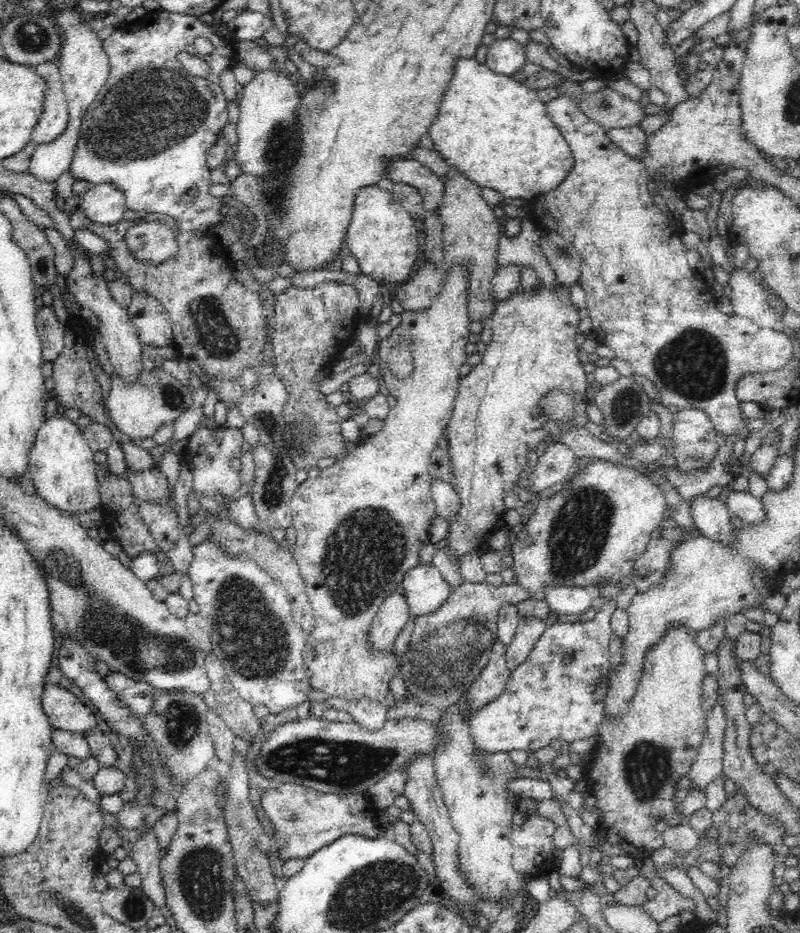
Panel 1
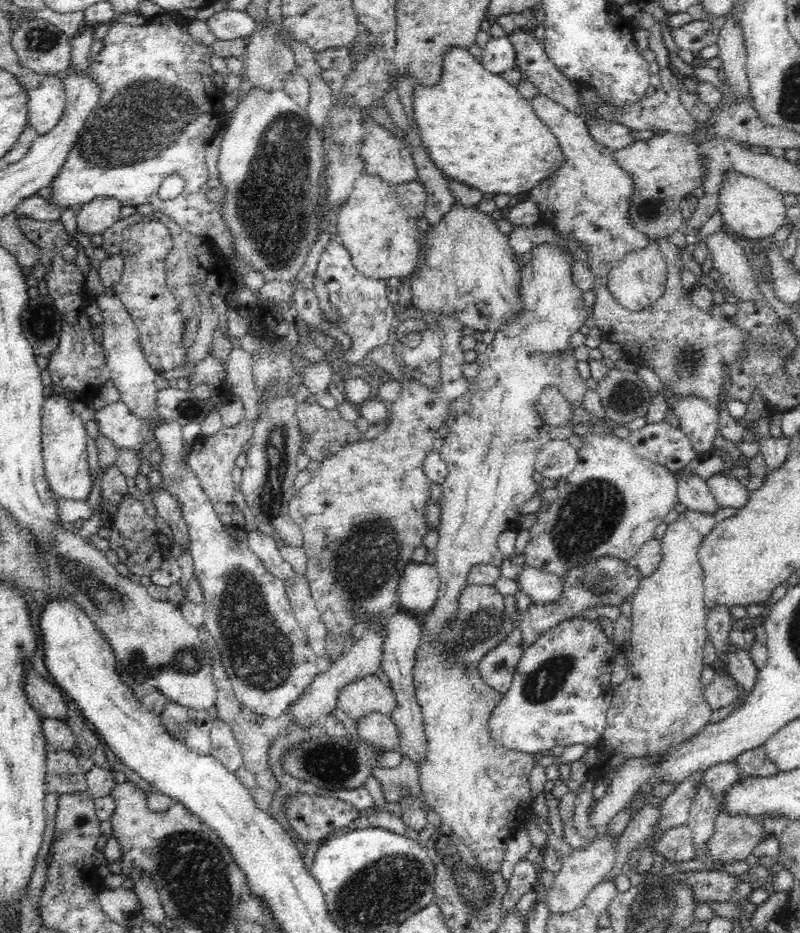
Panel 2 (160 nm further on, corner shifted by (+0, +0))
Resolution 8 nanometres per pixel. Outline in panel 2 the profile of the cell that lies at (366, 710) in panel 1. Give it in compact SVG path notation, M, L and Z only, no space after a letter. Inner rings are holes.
M370 712L356 722L357 734L366 742L374 742L383 746L393 745L400 749L400 737L391 715Z

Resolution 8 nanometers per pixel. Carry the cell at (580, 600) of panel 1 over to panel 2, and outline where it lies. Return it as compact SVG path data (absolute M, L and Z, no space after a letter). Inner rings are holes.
M523 566L518 572L517 588L536 603L559 601L563 597L563 584L556 574Z

